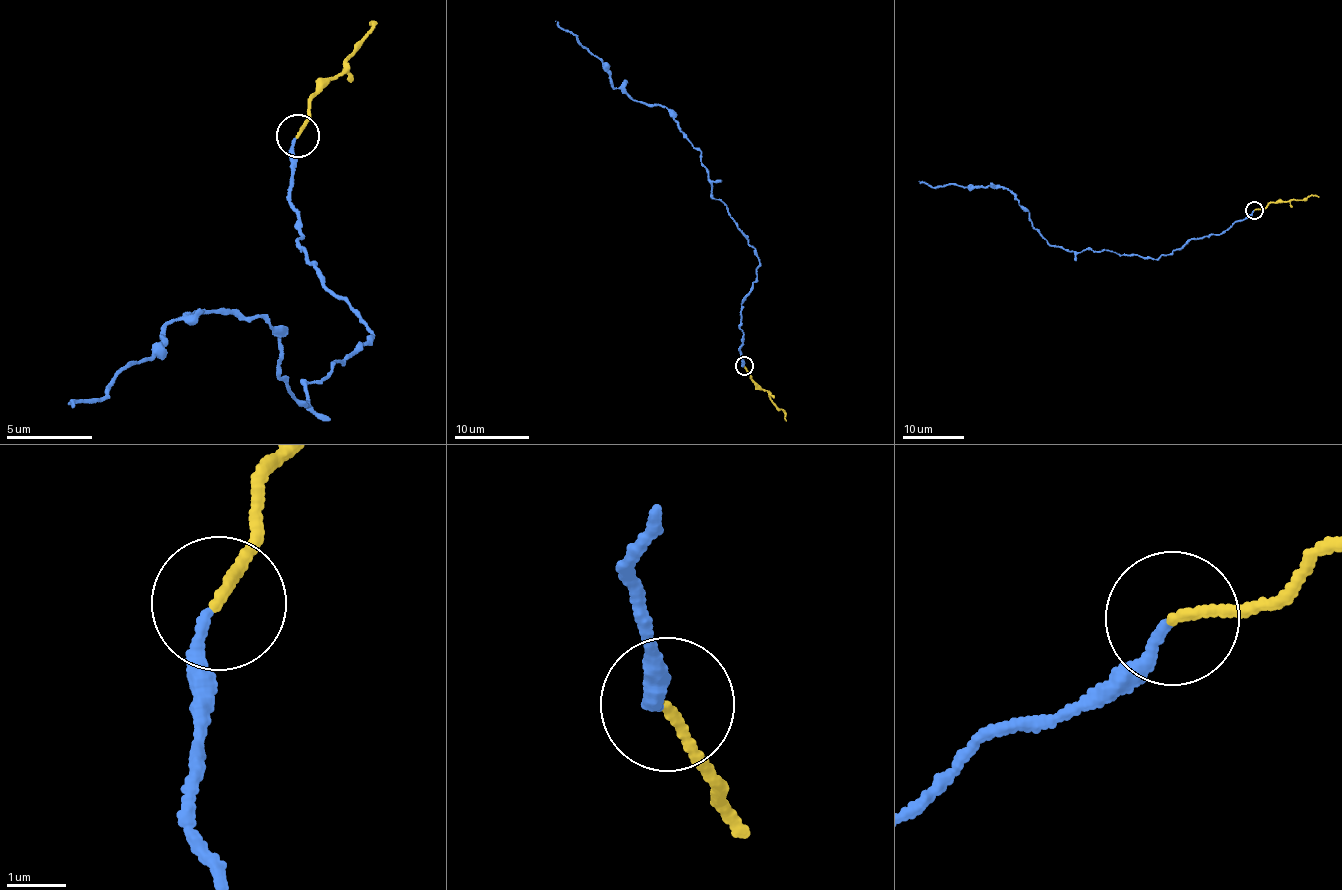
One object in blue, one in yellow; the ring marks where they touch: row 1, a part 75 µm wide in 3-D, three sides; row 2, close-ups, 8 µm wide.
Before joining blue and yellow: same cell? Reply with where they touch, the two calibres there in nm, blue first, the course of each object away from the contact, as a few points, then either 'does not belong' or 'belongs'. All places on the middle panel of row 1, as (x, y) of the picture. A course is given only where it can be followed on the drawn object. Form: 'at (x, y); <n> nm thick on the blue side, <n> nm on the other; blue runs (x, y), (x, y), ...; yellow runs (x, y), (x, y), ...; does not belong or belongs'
at (744, 366); 190 nm thick on the blue side, 160 nm on the other; blue runs (743, 366), (755, 249), (675, 118), (615, 88), (608, 66), (555, 20); yellow runs (745, 365), (748, 373), (783, 411), (785, 420); does not belong

